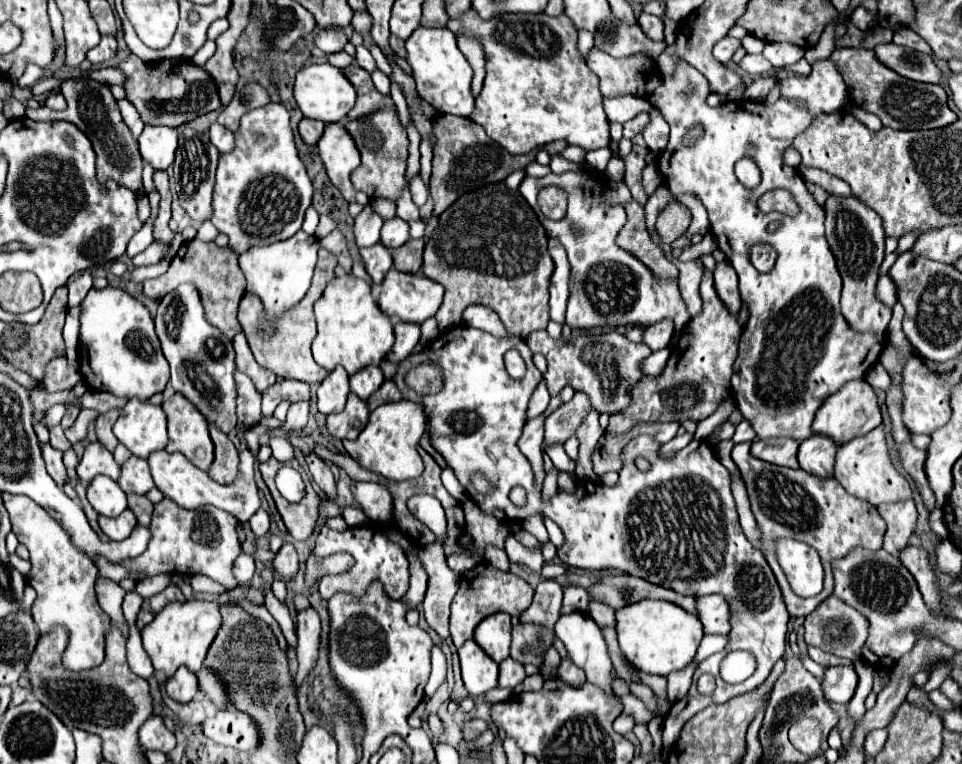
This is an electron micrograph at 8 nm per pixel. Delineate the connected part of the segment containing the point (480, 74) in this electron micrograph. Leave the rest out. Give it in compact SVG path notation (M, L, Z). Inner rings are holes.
M456 34L458 40L458 48L462 50L462 54L466 56L466 60L470 62L472 70L474 70L474 78L472 78L472 94L478 96L480 88L482 88L482 80L484 80L484 46L480 46L478 38L466 36L466 34Z

